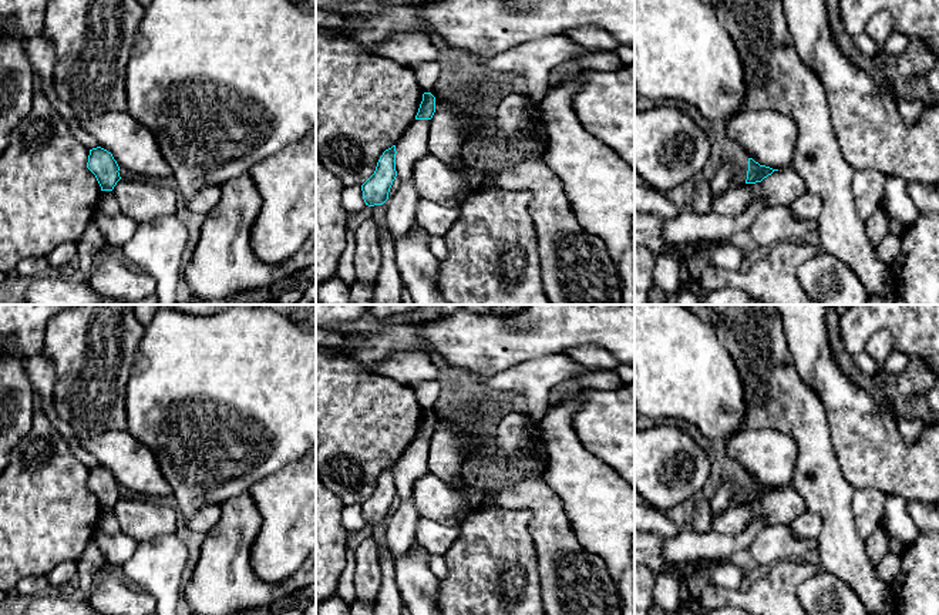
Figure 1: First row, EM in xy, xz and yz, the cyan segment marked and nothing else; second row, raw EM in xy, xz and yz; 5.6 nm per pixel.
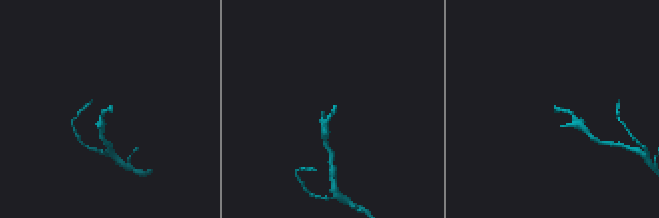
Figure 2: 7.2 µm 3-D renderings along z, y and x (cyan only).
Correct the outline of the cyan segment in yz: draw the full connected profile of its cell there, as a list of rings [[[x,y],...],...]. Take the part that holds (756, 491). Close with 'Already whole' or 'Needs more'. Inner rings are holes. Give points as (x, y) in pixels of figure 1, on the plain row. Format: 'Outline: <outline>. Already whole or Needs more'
Outline: [[[748,477],[748,490],[747,490],[746,503],[761,501],[764,497],[771,494],[774,490],[778,490],[778,488],[773,488],[770,485],[760,484],[753,477]]]. Already whole

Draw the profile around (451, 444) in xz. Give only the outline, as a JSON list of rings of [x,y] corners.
[[[435,409],[431,410],[435,416],[435,431],[430,438],[428,451],[428,473],[445,480],[450,485],[461,484],[461,468],[468,458],[482,457],[497,460],[494,444],[474,444],[472,434],[475,431],[491,431],[489,426],[475,423],[455,424],[441,419]]]

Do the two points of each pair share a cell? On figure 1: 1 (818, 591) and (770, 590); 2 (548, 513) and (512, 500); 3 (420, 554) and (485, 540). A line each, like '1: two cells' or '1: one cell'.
1: two cells
2: one cell
3: two cells

